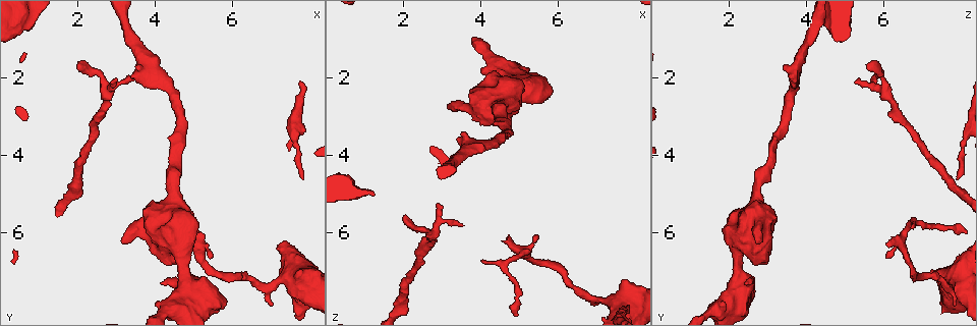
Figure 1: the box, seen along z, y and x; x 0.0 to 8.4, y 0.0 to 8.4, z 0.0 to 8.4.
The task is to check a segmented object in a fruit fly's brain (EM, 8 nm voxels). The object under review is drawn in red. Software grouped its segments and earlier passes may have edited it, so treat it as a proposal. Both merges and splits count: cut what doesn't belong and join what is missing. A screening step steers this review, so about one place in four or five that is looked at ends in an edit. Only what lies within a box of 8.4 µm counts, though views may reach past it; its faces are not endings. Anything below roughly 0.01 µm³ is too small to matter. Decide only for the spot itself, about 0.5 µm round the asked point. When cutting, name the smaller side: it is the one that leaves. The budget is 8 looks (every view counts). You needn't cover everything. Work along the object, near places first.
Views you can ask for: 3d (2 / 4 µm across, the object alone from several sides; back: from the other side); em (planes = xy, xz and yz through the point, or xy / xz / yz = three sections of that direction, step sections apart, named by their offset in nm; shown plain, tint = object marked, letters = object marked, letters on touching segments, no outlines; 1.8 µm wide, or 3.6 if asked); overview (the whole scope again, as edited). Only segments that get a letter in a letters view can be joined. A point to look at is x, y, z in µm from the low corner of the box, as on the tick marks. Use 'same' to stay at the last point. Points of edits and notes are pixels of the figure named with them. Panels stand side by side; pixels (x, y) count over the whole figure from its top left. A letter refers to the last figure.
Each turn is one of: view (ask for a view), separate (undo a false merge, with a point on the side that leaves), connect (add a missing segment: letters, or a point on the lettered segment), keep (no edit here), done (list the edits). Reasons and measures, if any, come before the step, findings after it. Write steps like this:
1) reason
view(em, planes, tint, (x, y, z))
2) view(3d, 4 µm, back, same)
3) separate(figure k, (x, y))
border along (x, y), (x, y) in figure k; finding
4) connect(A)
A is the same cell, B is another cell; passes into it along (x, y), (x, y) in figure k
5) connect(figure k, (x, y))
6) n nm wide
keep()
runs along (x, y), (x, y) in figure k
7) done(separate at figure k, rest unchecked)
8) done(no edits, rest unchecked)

thin end
view(3d, 4 µm, (2.00, 1.65, 5.50))

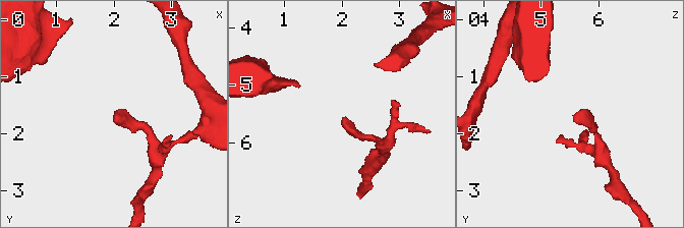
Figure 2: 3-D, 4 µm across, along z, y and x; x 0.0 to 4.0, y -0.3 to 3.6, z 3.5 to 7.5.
need the tissue
view(em, xz, step 8, tint, (2.05, 1.65, 5.60))

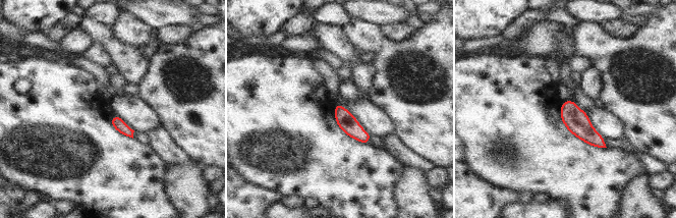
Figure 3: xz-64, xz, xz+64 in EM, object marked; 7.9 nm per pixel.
what lies round it
view(em, xz, step 8, letters, same)

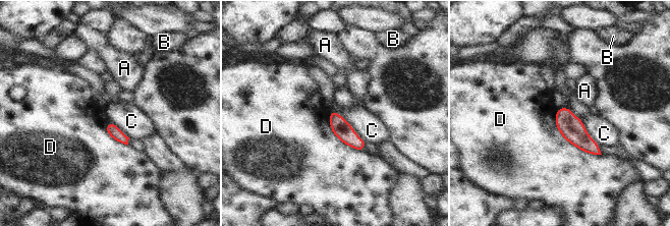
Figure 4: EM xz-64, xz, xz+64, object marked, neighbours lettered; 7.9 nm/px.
90 nm wide
keep()
A, B, C and D are other cells; border along (332, 110), (336, 111), (366, 142) in figure 4; none of them fits

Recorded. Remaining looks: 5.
free end
view(em, yz, step 16, letters, (3.40, 1.95, 3.55))

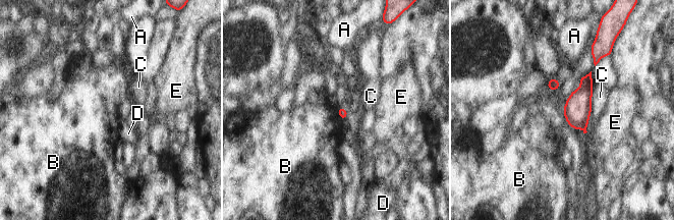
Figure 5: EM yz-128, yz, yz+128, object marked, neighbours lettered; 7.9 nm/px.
keep()
A, B, C, D and E are other cells; border along (336, 109), (336, 112), (342, 119) in figure 5; none of them fits

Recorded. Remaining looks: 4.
branch stops here
view(em, 3.6 µm, planes, letters, (4.60, 6.20, 6.20))

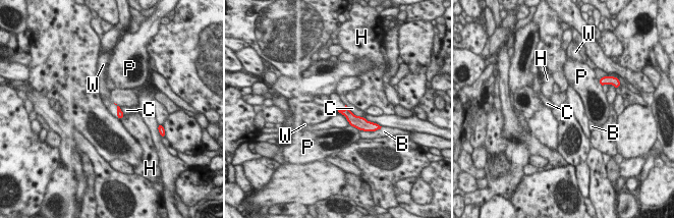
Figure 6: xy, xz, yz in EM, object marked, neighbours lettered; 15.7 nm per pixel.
C touches over 340 nm
keep()
B, C, H, P and W are other cells; none of them fits

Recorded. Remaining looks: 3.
branch stops here
view(em, xy, step 8, letters, (7.05, 7.85, 7.80))

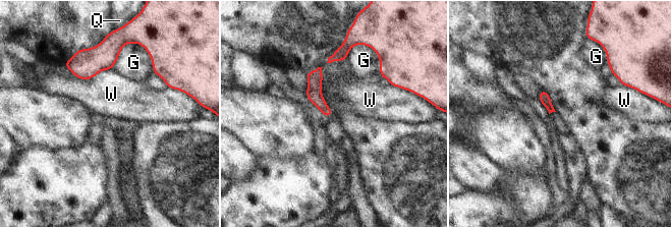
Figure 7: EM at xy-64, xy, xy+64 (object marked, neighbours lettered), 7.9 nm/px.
W touches over 320 nm
keep()
G, Q and W are other cells; runs along (313, 72), (314, 95), (328, 114) in figure 7; no lettered segment goes on from it

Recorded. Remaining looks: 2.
done(no edits, rest unchecked)

